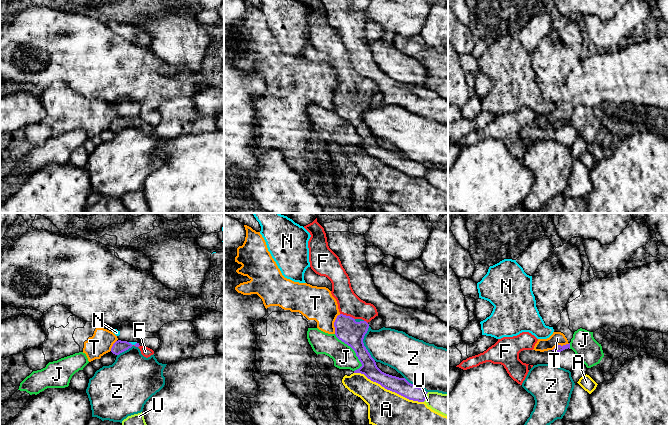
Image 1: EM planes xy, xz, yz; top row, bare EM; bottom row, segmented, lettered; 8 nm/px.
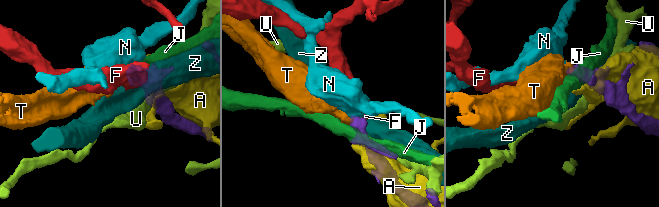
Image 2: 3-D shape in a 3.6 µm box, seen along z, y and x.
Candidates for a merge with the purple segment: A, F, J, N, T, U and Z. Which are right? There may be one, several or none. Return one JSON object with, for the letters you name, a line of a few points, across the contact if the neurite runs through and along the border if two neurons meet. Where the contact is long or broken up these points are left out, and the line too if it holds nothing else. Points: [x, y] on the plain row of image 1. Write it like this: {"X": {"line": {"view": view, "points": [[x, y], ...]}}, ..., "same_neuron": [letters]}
{"F": {"line": {"view": "xz", "points": [[352, 109], [347, 104], [347, 92], [349, 80]]}}, "same_neuron": ["F"]}

